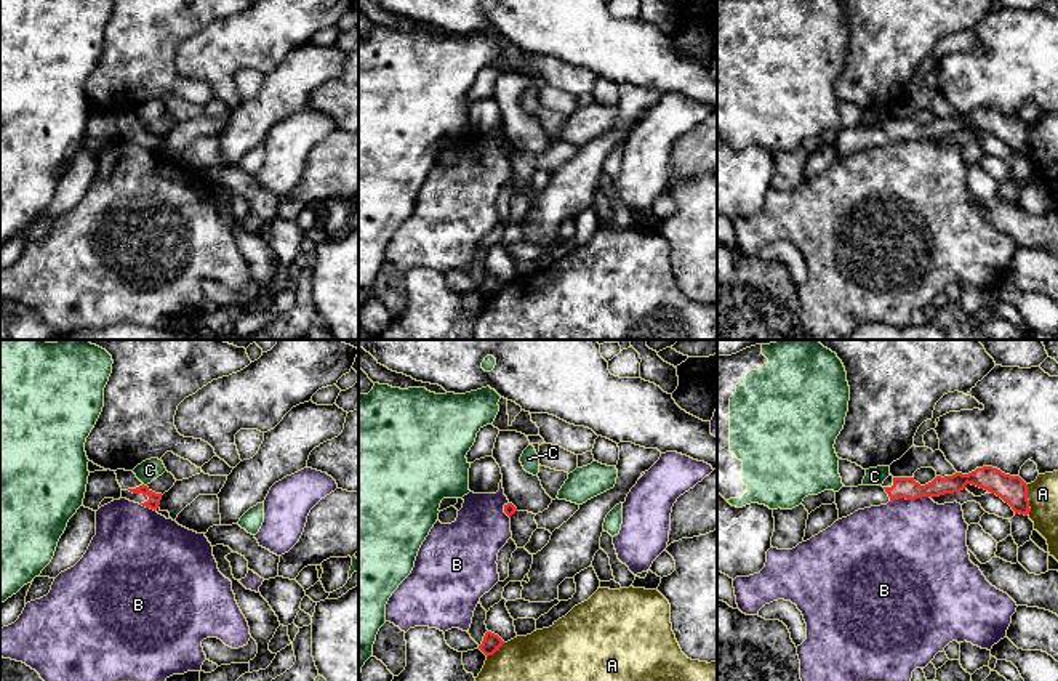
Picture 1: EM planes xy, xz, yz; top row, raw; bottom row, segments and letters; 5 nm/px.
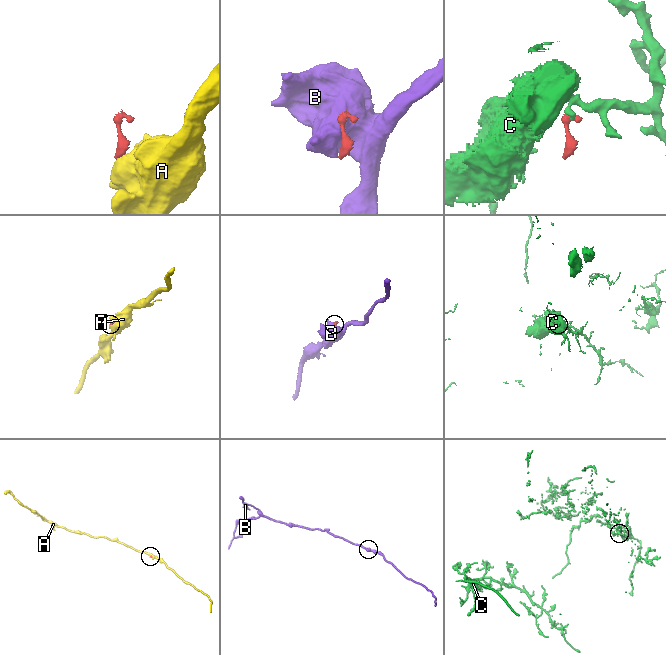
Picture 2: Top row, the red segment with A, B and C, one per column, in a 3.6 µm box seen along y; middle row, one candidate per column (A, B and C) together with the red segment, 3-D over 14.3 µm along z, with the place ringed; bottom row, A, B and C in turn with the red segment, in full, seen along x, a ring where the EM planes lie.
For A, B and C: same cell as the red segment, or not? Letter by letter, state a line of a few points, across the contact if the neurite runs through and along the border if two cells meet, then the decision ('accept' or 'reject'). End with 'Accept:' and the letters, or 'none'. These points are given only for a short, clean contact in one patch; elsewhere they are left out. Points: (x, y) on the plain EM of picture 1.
A: line yz (1026, 125), (1028, 156); reject
B: line yz (929, 137), (893, 140), (890, 143); reject
C: line xy (143, 124), (146, 127); reject
Accept: none

